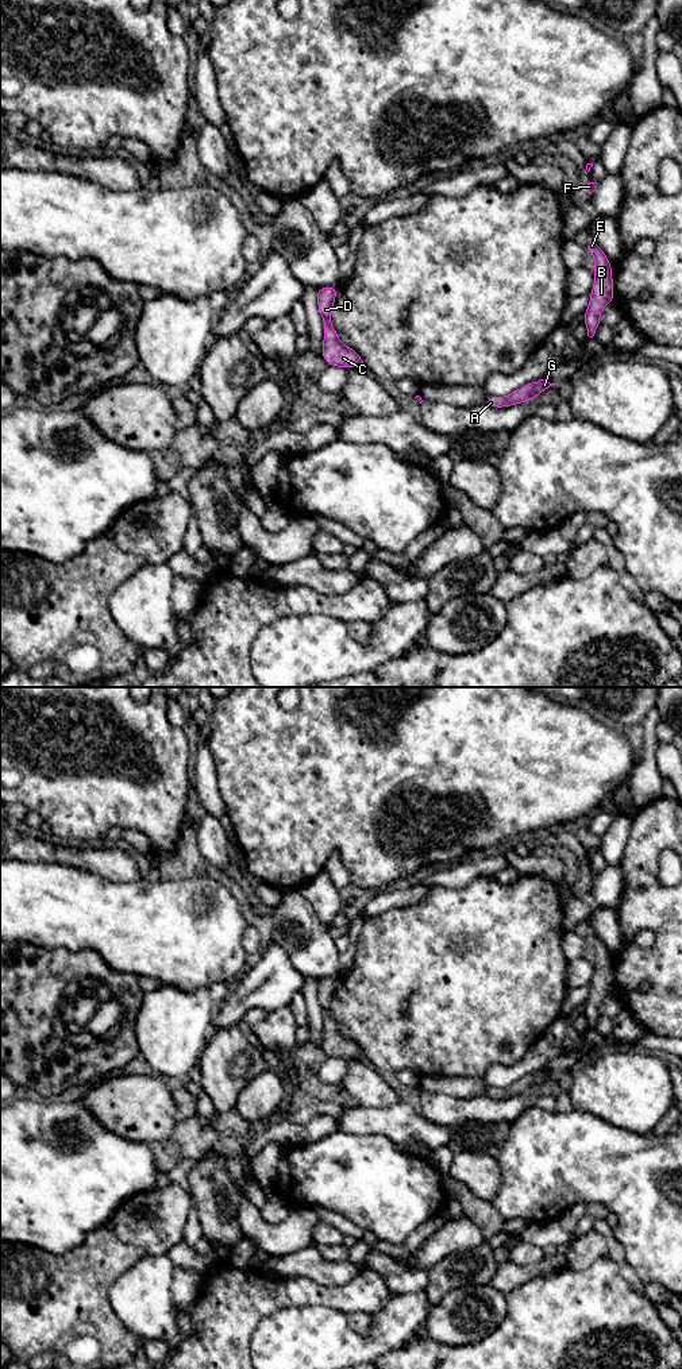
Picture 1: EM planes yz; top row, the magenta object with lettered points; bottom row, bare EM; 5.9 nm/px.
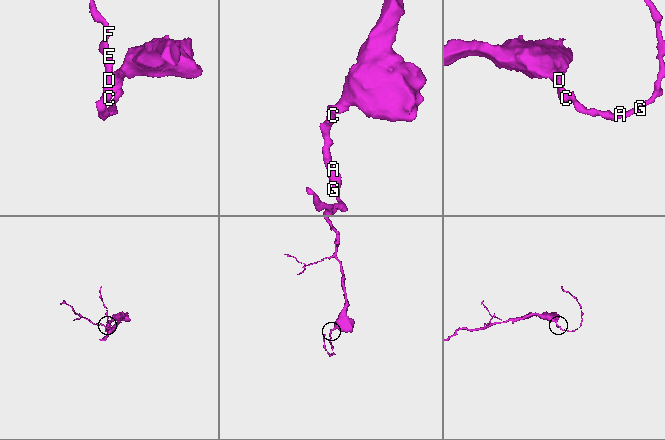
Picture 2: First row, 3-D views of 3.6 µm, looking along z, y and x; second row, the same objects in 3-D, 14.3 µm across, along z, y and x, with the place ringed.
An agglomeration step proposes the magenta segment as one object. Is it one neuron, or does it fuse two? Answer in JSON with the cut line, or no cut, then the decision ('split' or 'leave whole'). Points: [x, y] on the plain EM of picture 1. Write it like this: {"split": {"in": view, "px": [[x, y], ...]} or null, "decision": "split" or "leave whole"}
{"split": null, "decision": "leave whole"}

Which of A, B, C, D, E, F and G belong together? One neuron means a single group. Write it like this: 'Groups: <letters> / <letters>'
Groups: A B C D E F G

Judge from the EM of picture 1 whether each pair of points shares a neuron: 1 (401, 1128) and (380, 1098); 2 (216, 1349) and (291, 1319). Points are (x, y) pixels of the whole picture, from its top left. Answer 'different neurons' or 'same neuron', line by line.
1: different neurons
2: different neurons

